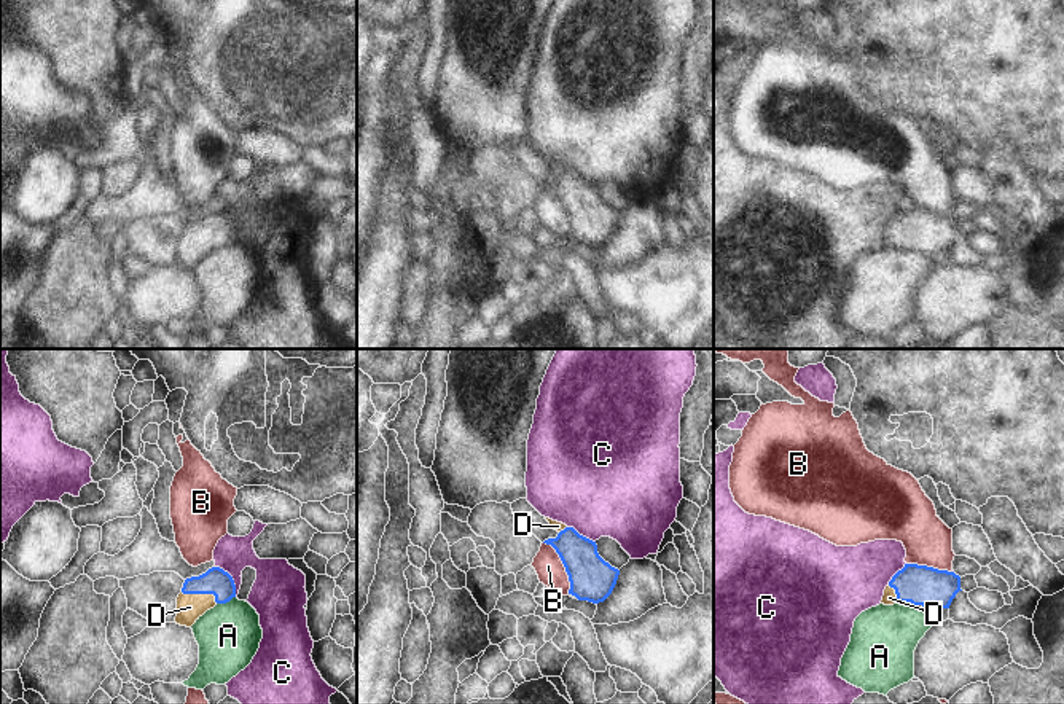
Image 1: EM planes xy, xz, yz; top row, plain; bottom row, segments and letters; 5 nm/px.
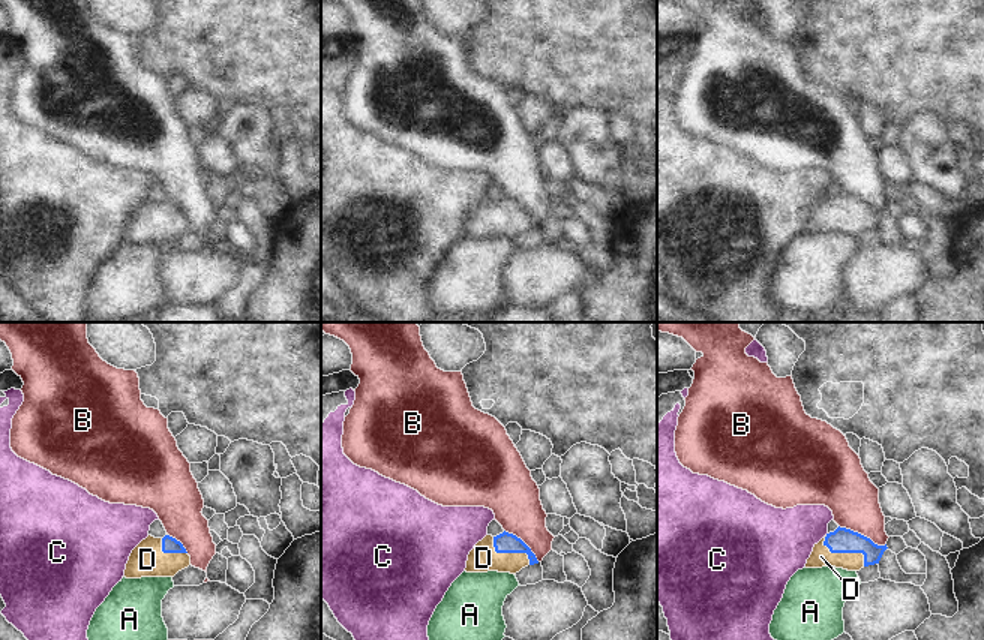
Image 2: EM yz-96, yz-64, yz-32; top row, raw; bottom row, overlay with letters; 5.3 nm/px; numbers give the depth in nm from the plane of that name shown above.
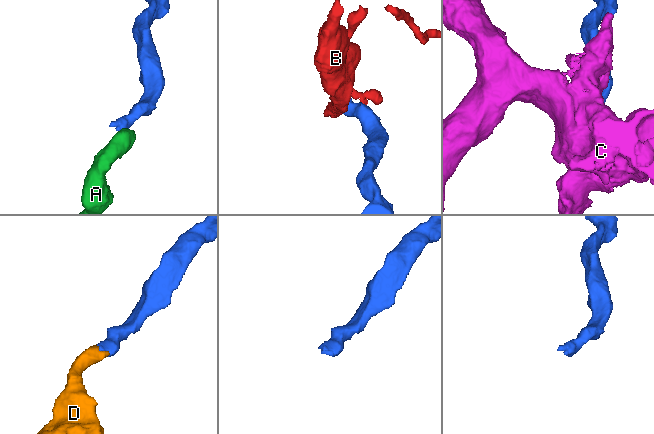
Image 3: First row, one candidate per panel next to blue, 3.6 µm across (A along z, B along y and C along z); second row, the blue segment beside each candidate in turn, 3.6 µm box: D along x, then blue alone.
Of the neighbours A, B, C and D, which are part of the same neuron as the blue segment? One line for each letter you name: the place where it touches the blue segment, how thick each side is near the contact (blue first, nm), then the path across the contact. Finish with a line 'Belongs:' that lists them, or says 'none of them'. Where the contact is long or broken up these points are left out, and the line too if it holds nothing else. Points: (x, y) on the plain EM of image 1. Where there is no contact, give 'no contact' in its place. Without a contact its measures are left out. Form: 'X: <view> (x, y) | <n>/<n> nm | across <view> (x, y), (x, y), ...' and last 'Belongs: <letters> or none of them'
D: yz (907, 244) | 200/70 nm | across yz (921, 228), (907, 244), (889, 241)
Belongs: D

